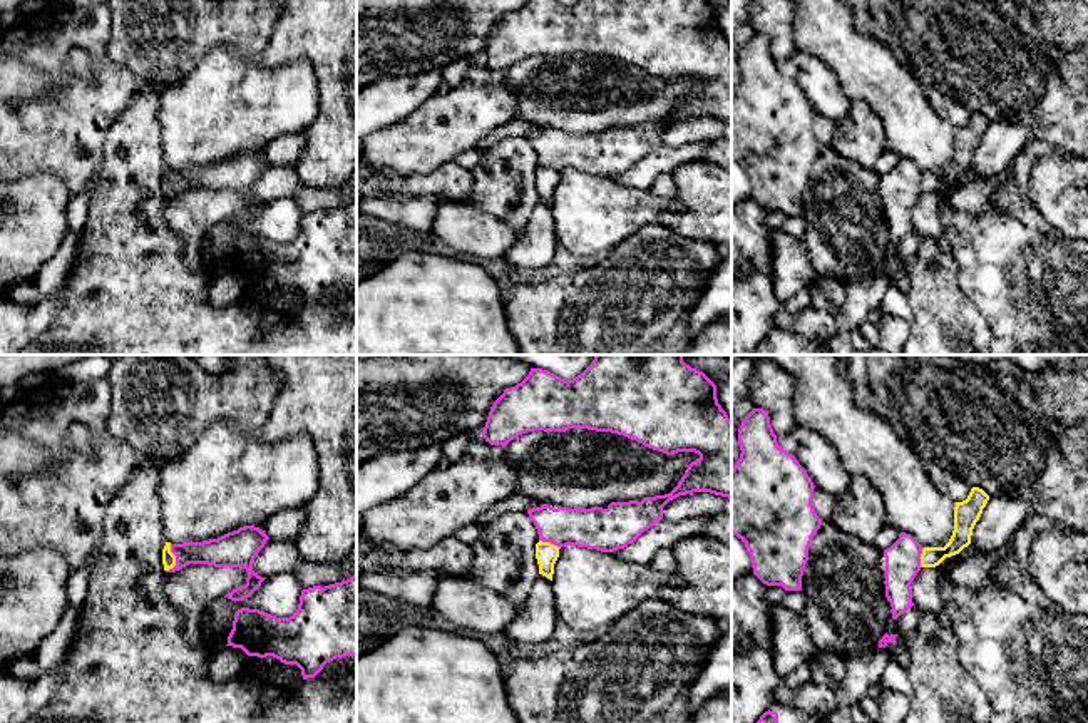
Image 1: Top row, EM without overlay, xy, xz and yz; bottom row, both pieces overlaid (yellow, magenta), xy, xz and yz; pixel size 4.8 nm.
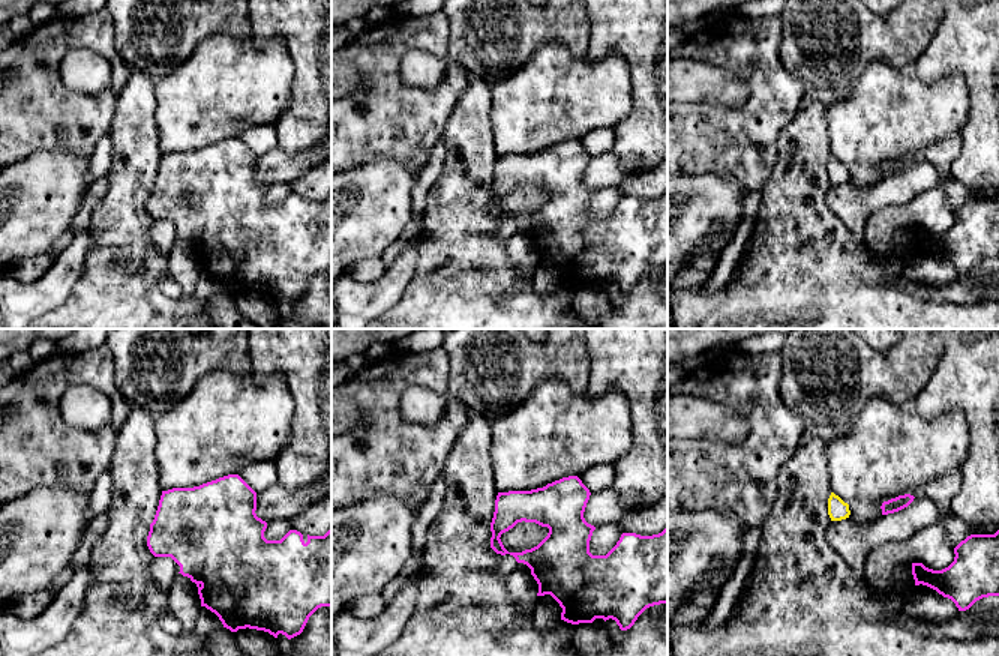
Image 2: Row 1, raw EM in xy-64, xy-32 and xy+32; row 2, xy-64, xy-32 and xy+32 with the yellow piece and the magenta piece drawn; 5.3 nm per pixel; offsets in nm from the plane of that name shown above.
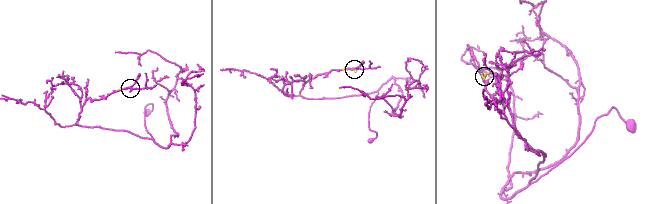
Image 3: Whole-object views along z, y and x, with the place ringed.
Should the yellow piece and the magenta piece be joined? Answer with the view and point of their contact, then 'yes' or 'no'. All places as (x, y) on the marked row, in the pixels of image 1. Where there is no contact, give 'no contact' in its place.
xy (174, 559) | no

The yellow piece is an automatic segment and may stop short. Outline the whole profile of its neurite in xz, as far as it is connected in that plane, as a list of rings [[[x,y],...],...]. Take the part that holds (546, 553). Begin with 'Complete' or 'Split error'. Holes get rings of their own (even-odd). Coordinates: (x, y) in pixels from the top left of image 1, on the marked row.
Complete. [[[539,541],[536,544],[536,559],[539,564],[539,574],[546,576],[551,581],[552,581],[552,574],[554,574],[554,564],[559,557],[559,549],[561,547],[554,546],[551,542]]]

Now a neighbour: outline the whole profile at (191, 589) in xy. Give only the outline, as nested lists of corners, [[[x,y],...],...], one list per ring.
[[[189,564],[176,572],[166,572],[162,591],[169,604],[186,614],[184,638],[192,648],[206,646],[203,614],[218,597],[246,584],[248,571],[239,567],[214,567]]]

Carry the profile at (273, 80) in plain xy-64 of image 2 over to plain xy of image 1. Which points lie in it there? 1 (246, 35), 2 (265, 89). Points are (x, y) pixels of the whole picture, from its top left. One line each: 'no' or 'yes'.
1: no
2: yes

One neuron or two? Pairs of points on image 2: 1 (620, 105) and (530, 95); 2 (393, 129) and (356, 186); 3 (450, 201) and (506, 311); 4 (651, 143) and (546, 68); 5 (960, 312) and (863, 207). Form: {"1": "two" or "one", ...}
{"1": "one", "2": "two", "3": "one", "4": "two", "5": "two"}

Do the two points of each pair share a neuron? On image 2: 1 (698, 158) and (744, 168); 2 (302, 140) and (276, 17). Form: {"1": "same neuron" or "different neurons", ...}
{"1": "same neuron", "2": "same neuron"}

